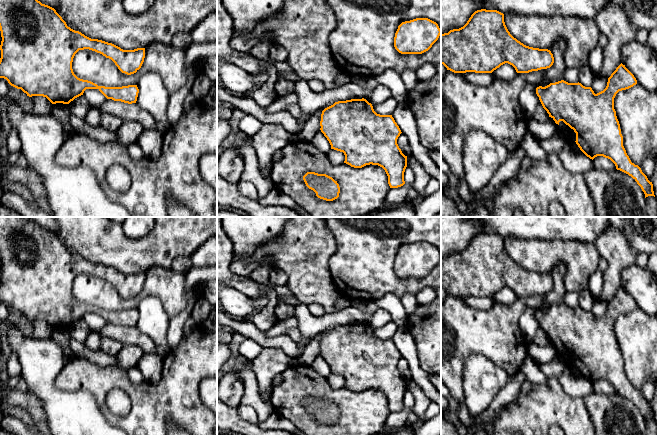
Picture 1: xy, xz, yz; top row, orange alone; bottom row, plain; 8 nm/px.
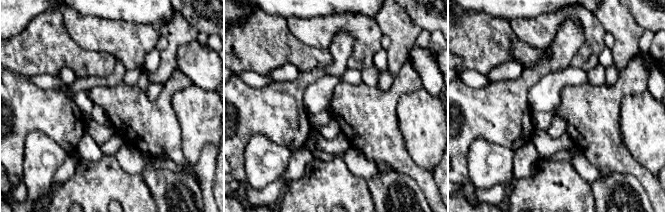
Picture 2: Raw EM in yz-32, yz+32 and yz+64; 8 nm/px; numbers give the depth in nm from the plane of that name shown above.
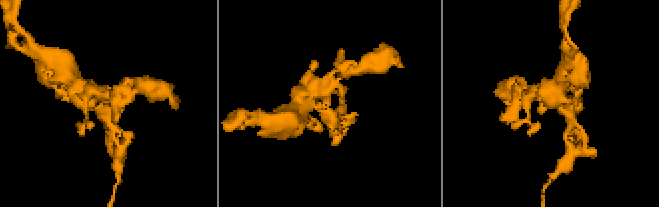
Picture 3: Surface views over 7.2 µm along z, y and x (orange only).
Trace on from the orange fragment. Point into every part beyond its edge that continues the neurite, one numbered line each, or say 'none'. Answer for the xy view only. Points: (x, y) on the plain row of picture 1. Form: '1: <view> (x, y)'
none

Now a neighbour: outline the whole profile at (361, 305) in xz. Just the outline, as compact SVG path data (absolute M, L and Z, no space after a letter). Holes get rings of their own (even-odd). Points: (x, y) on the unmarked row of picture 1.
M352 299L351 306L358 311L364 311L367 309L369 302L362 299Z

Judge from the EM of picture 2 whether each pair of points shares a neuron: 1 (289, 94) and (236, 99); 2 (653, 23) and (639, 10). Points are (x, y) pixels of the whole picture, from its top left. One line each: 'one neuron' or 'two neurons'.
1: one neuron
2: one neuron

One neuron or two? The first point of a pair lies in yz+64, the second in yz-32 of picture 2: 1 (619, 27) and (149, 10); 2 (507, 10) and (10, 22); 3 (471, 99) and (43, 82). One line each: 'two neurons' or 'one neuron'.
1: two neurons
2: two neurons
3: two neurons

